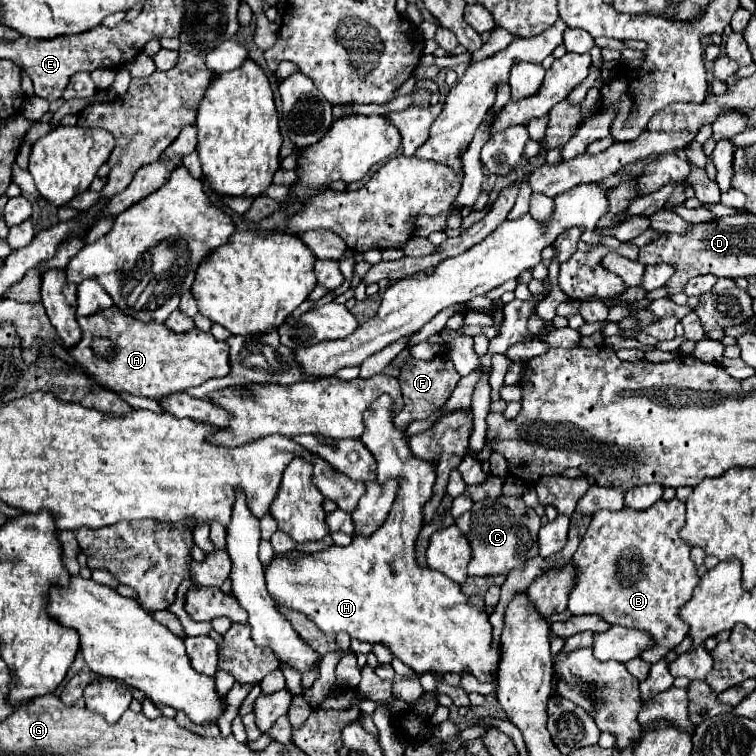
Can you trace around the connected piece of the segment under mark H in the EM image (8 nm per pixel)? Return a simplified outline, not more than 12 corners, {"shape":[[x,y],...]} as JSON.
{"shape":[[363,412],[393,508],[369,538],[275,556],[267,590],[417,674],[497,676],[483,598],[417,564],[435,466]]}

